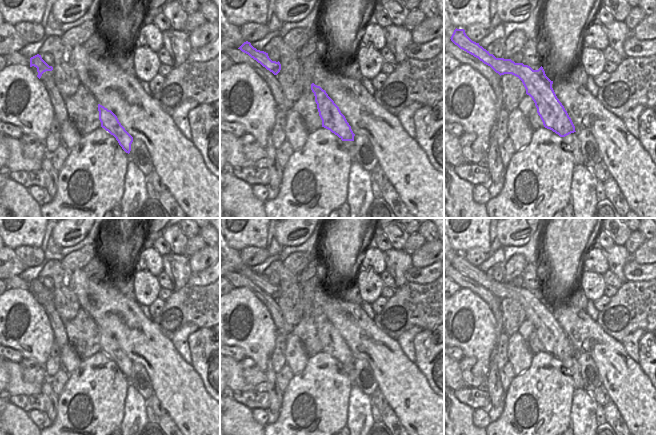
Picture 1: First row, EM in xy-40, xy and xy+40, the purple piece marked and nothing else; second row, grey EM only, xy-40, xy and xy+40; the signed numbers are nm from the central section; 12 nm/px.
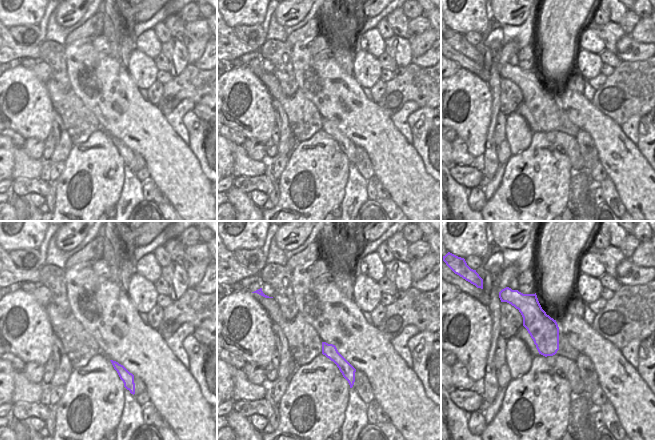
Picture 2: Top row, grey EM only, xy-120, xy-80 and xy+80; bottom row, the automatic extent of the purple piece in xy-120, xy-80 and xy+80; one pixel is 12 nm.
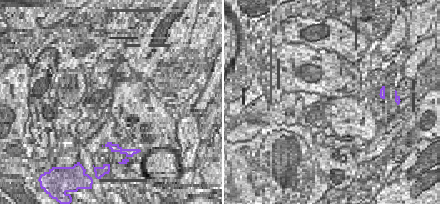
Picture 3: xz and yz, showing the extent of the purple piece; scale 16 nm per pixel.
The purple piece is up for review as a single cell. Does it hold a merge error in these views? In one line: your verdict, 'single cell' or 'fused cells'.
single cell

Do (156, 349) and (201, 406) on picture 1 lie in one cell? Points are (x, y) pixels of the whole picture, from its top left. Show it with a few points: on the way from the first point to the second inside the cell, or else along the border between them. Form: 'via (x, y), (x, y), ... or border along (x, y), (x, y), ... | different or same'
via (163, 363), (170, 375), (187, 392) | same

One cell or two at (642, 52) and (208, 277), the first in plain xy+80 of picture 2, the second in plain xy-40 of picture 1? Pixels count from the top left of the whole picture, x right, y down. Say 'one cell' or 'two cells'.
one cell

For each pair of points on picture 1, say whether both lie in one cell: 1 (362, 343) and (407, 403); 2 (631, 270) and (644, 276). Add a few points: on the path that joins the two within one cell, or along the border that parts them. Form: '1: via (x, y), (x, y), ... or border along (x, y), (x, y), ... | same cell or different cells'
1: via (377, 358), (405, 388) | same cell
2: via (631, 274), (640, 275) | same cell

